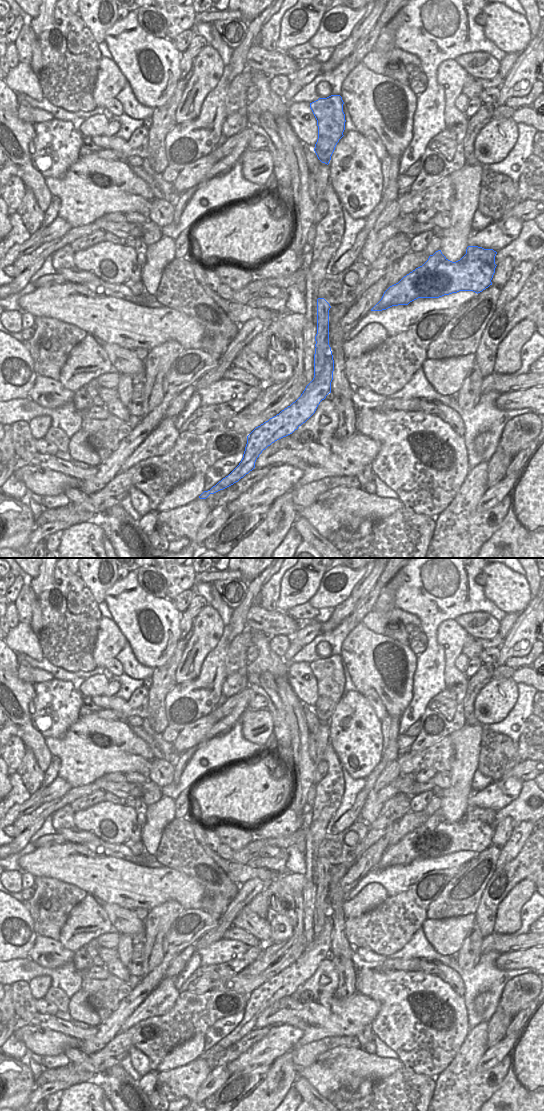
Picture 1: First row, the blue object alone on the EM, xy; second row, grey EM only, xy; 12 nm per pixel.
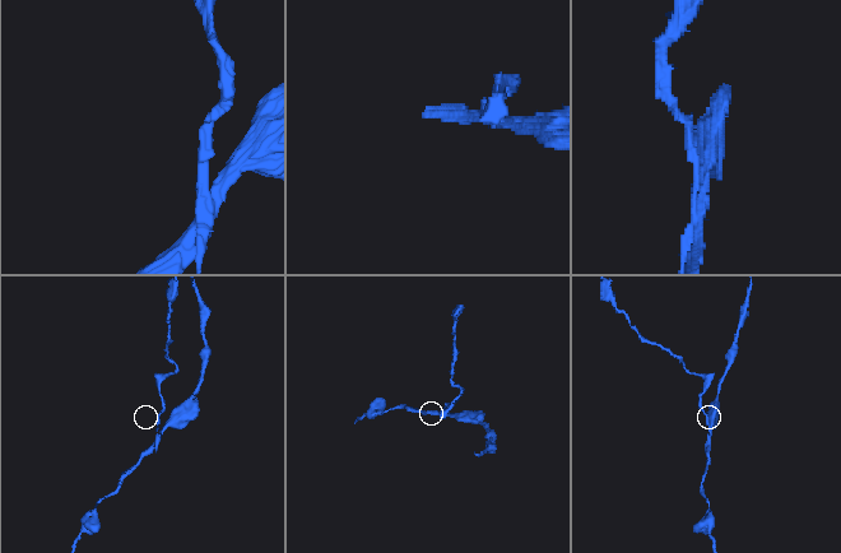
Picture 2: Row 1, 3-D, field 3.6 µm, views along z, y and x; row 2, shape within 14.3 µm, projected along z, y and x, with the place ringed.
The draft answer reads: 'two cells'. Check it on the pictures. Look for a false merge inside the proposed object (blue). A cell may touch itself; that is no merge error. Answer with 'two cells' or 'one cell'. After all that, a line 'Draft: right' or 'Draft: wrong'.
two cells
Draft: right

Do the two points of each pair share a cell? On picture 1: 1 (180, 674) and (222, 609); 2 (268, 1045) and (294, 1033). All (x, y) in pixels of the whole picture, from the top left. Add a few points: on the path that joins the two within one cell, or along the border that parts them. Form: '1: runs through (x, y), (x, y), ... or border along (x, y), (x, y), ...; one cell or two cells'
1: border along (208, 604), (217, 612), (224, 626); two cells
2: runs through (274, 1044), (288, 1035); one cell

